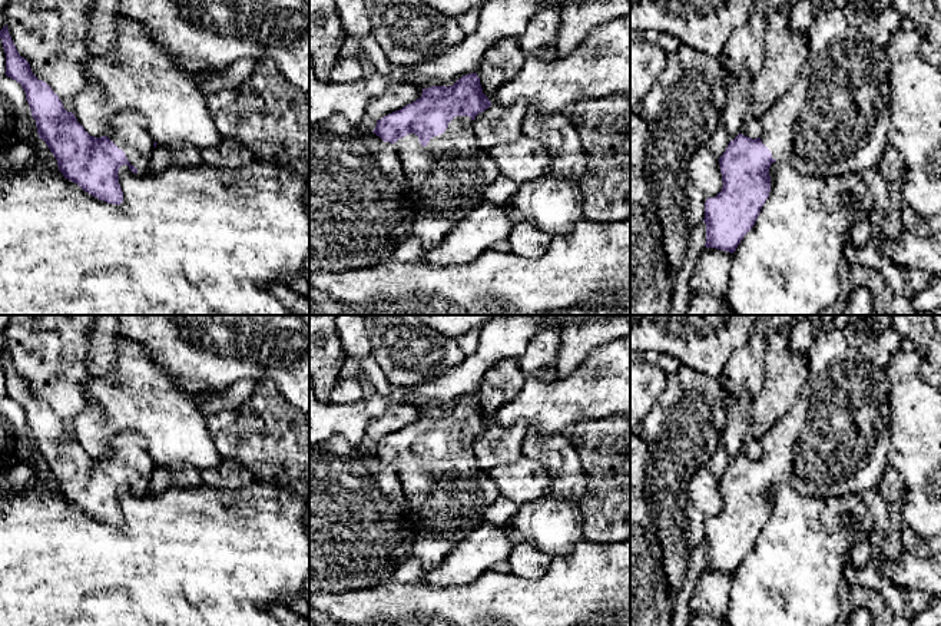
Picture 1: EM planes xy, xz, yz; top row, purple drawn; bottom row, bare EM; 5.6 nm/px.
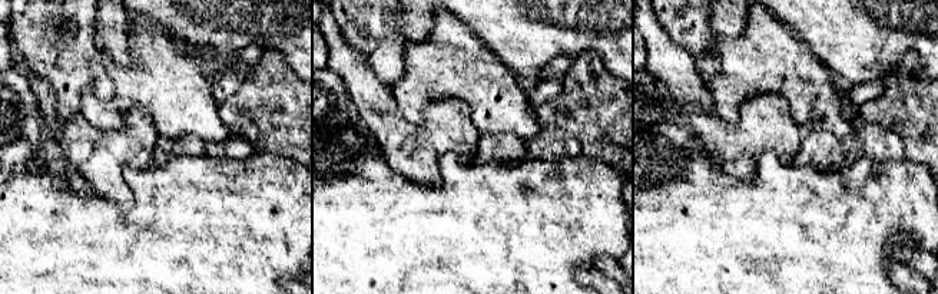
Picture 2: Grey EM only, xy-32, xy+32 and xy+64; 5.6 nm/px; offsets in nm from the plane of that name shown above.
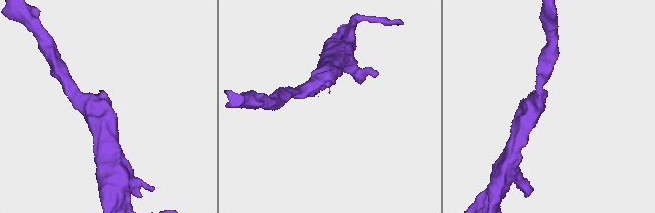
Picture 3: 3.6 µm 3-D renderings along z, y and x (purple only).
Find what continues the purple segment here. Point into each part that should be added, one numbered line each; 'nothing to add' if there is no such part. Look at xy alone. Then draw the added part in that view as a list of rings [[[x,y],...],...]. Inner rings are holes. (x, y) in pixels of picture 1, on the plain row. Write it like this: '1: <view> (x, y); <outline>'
1: xy (129, 450); [[[126,431],[112,437],[110,448],[112,454],[107,458],[125,473],[139,496],[148,494],[155,461],[148,450],[146,438]]]

